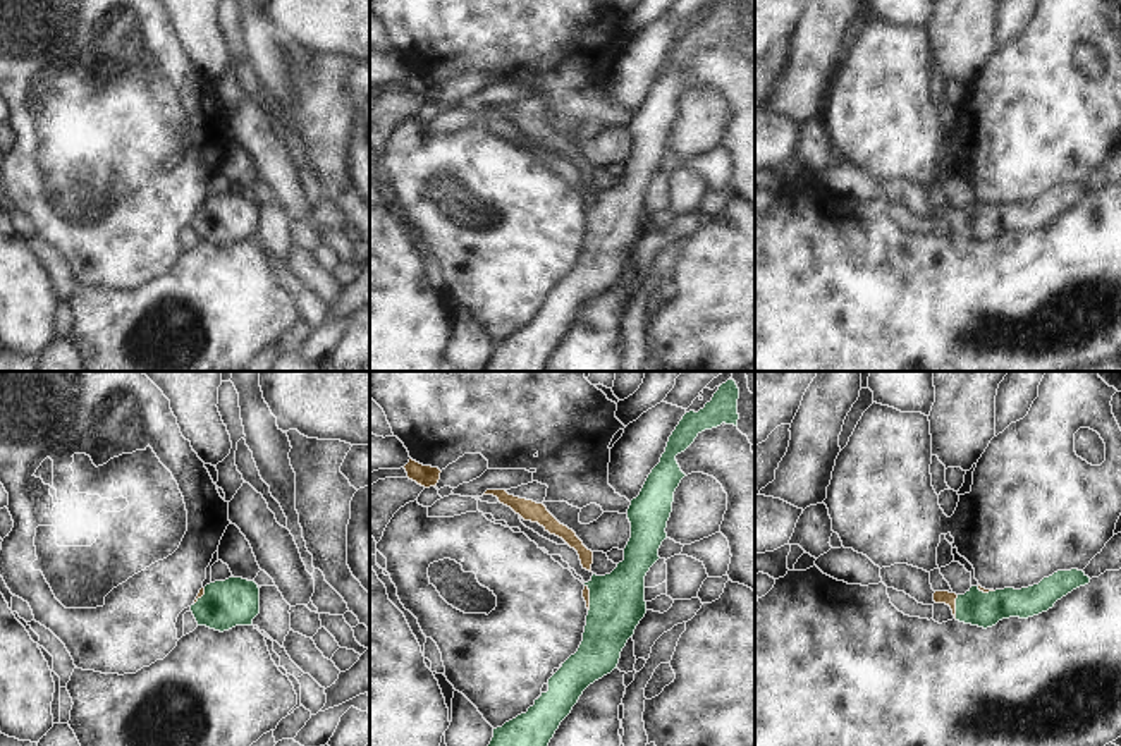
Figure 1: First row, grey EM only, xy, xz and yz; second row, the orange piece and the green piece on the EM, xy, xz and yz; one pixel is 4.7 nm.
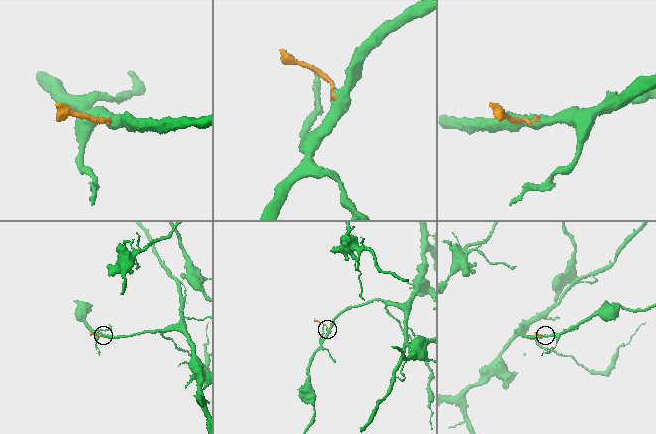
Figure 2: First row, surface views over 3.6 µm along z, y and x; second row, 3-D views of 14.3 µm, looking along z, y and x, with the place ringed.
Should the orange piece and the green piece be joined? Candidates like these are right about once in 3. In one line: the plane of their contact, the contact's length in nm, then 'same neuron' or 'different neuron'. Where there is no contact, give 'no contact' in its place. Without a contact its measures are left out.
contact in yz; length 110 nm; same neuron

